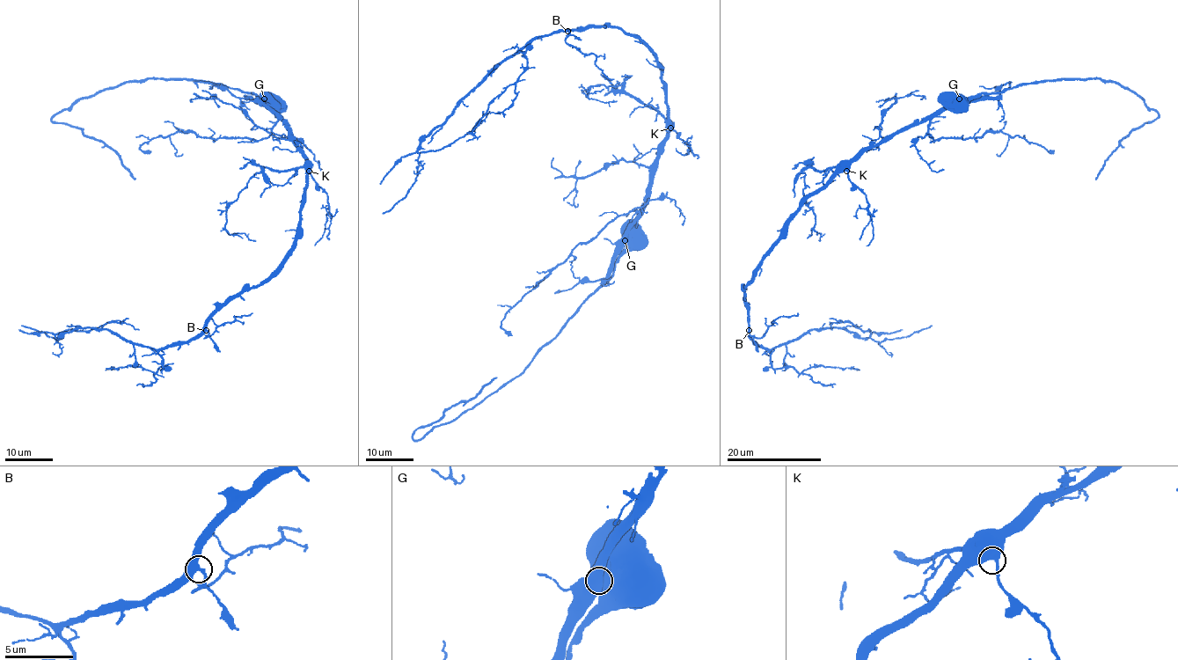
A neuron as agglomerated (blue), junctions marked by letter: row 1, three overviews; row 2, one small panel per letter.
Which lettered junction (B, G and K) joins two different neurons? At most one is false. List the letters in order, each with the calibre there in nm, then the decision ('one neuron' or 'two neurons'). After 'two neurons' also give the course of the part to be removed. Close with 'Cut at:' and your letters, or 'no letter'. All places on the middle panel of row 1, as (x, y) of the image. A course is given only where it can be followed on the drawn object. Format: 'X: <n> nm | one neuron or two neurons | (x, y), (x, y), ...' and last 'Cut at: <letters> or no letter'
B: 360 nm | one neuron
G: 800 nm | two neurons | (625, 240), (625, 252), (614, 272), (518, 375), (414, 440), (417, 429), (471, 399), (496, 377)
K: 550 nm | one neuron
Cut at: G

